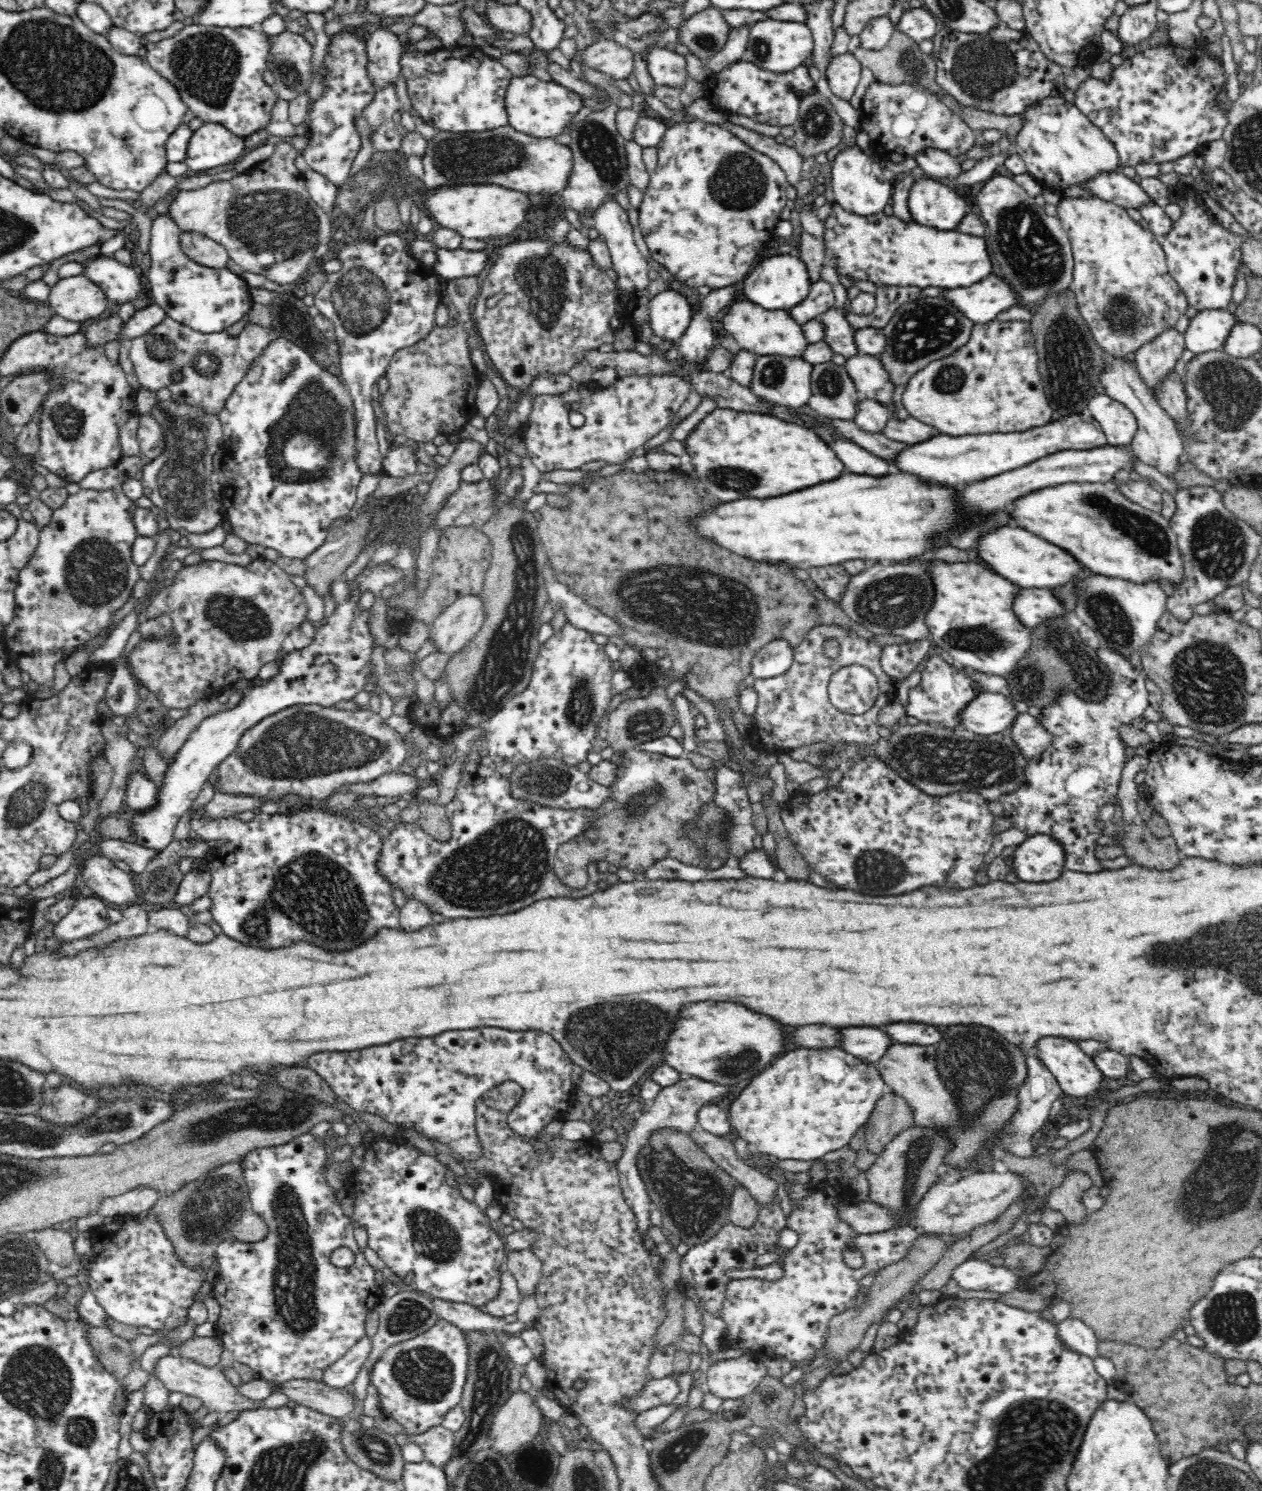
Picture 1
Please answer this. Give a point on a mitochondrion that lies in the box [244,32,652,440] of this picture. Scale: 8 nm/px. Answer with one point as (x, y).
(471, 157)

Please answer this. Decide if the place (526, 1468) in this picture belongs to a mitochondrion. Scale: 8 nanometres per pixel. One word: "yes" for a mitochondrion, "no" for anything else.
yes

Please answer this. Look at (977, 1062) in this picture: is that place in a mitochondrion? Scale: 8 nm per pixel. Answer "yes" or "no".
yes

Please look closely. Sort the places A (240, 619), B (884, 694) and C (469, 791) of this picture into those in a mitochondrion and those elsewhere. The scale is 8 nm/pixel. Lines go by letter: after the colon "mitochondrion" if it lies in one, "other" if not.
A: mitochondrion
B: other
C: other

